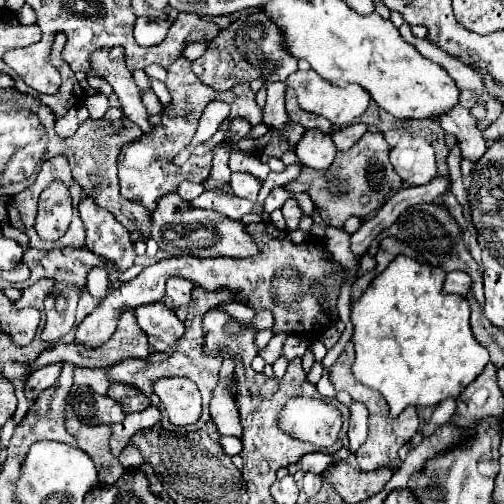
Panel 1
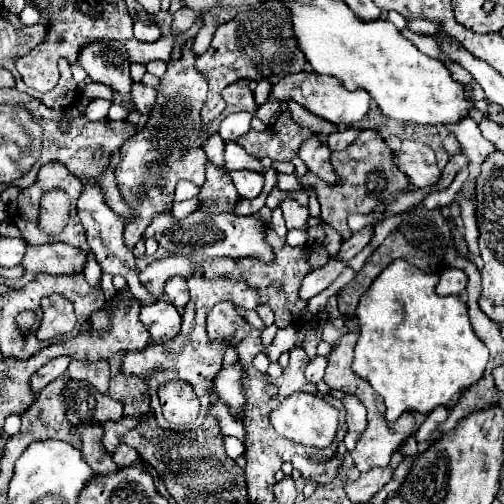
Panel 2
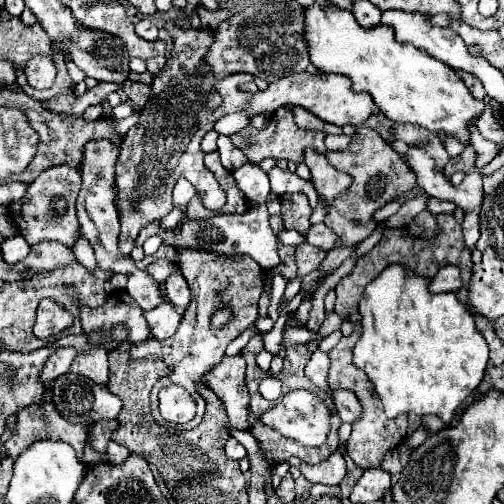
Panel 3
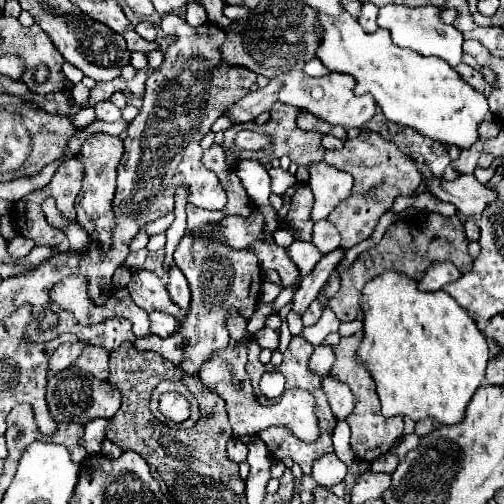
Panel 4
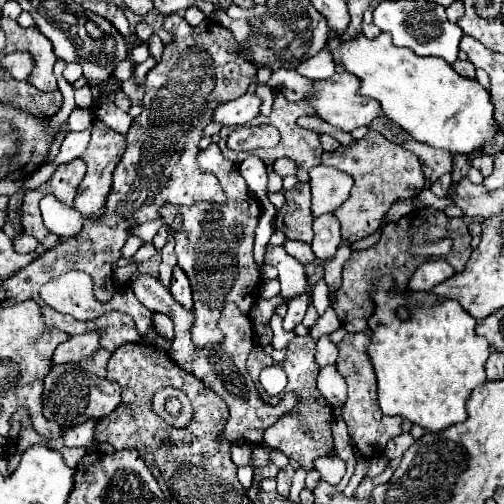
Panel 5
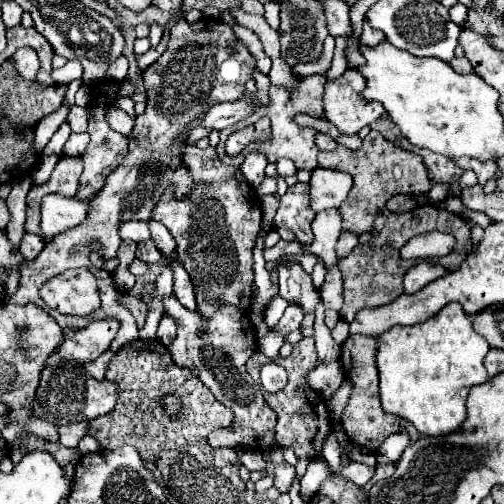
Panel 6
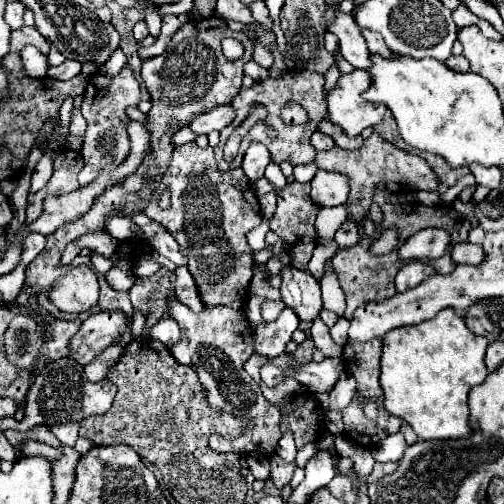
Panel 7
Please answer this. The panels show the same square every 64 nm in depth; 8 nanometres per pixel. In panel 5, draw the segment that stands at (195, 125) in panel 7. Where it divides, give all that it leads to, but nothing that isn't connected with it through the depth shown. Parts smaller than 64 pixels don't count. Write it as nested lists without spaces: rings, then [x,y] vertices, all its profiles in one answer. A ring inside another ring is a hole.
[[[244,94],[240,100],[226,102],[214,108],[212,122],[222,126],[242,126],[260,112],[260,98],[256,94]]]

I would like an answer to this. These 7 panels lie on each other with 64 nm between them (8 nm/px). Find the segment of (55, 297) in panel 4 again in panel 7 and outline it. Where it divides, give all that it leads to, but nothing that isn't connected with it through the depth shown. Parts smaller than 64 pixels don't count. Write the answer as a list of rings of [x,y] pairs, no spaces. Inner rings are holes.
[[[88,266],[72,268],[64,278],[58,280],[50,290],[50,300],[58,310],[84,312],[90,310],[98,300],[96,274]]]

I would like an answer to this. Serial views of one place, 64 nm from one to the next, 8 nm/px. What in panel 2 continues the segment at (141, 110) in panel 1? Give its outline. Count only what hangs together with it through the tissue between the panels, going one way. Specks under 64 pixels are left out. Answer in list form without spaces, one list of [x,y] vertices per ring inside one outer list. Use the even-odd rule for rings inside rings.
[[[94,40],[84,44],[78,54],[78,66],[82,66],[94,82],[106,84],[128,98],[132,76],[126,48],[118,40]]]

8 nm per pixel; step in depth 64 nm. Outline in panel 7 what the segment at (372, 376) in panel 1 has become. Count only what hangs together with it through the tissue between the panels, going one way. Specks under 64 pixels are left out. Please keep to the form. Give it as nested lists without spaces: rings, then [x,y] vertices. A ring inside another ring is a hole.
[[[442,310],[436,318],[420,322],[416,326],[402,326],[388,332],[382,338],[382,374],[380,384],[384,388],[384,408],[406,420],[416,432],[418,440],[462,440],[472,436],[470,428],[470,408],[468,408],[468,392],[472,386],[482,384],[488,376],[488,368],[484,364],[484,352],[488,346],[488,338],[470,332],[460,316],[454,310]]]

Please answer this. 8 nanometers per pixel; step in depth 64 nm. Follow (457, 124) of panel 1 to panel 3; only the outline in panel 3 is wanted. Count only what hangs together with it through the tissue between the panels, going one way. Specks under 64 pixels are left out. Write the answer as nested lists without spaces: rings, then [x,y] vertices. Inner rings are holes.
[[[472,126],[472,144],[470,144],[470,146],[474,146],[474,150],[476,150],[476,154],[478,154],[478,158],[476,158],[476,168],[486,166],[486,164],[498,154],[496,144],[488,142],[486,138],[482,138],[476,126]]]

